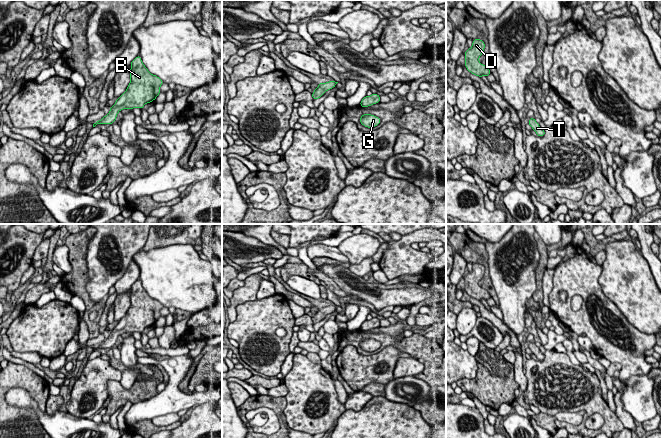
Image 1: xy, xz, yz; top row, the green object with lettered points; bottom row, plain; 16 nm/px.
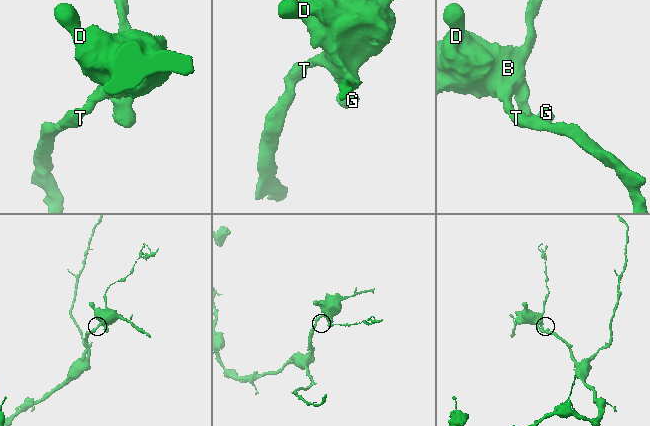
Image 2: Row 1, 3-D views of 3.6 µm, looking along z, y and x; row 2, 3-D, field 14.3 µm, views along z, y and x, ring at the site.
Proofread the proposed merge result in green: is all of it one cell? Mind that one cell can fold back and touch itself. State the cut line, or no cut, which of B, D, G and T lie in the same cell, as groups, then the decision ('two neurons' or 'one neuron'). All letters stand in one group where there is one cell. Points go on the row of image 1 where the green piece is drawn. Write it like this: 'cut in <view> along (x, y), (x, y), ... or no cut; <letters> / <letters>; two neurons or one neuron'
no cut; B D G T; one neuron

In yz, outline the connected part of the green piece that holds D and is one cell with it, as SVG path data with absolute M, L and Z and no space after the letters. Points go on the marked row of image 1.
M474 39L472 47L469 48L465 53L465 67L472 74L482 77L487 77L491 74L489 68L479 62L479 57L482 55L485 48L485 43L481 39Z

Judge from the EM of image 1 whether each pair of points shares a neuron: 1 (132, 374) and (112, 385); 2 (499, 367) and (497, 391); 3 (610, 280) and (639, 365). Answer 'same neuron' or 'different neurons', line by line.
1: different neurons
2: same neuron
3: different neurons

